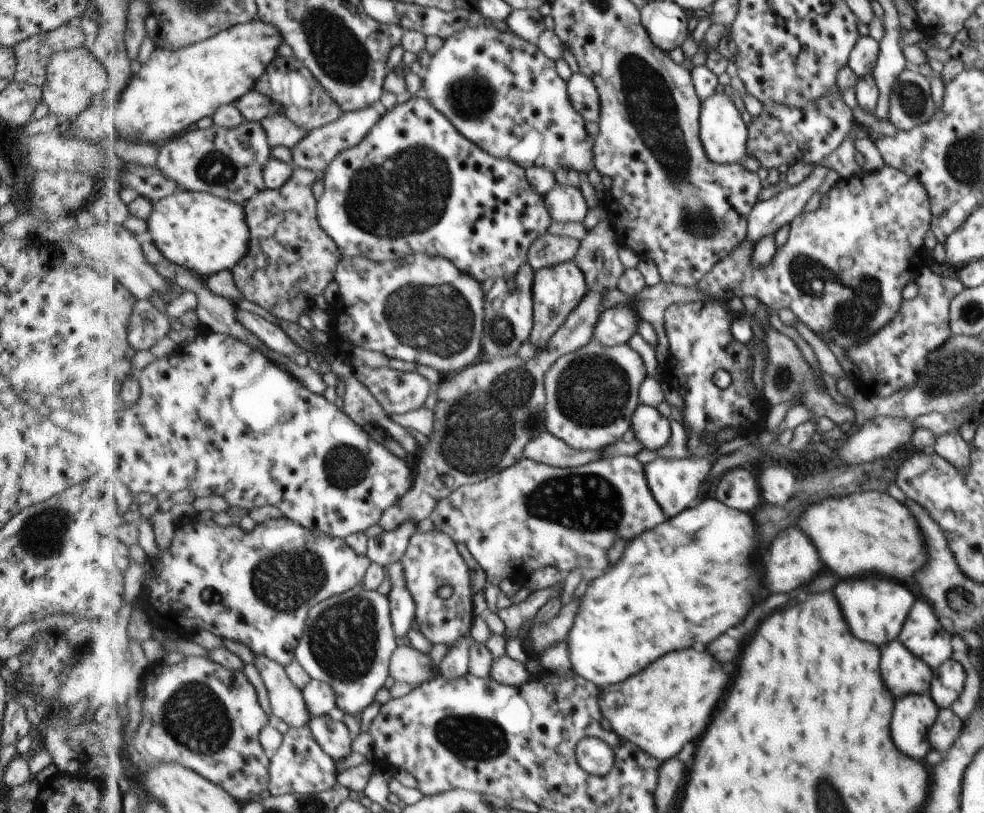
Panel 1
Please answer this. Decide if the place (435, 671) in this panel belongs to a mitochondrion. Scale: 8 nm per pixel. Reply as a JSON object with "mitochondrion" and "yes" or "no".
{"mitochondrion":"no"}

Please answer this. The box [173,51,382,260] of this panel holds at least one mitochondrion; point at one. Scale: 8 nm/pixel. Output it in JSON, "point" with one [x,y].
{"point":[216,169]}

